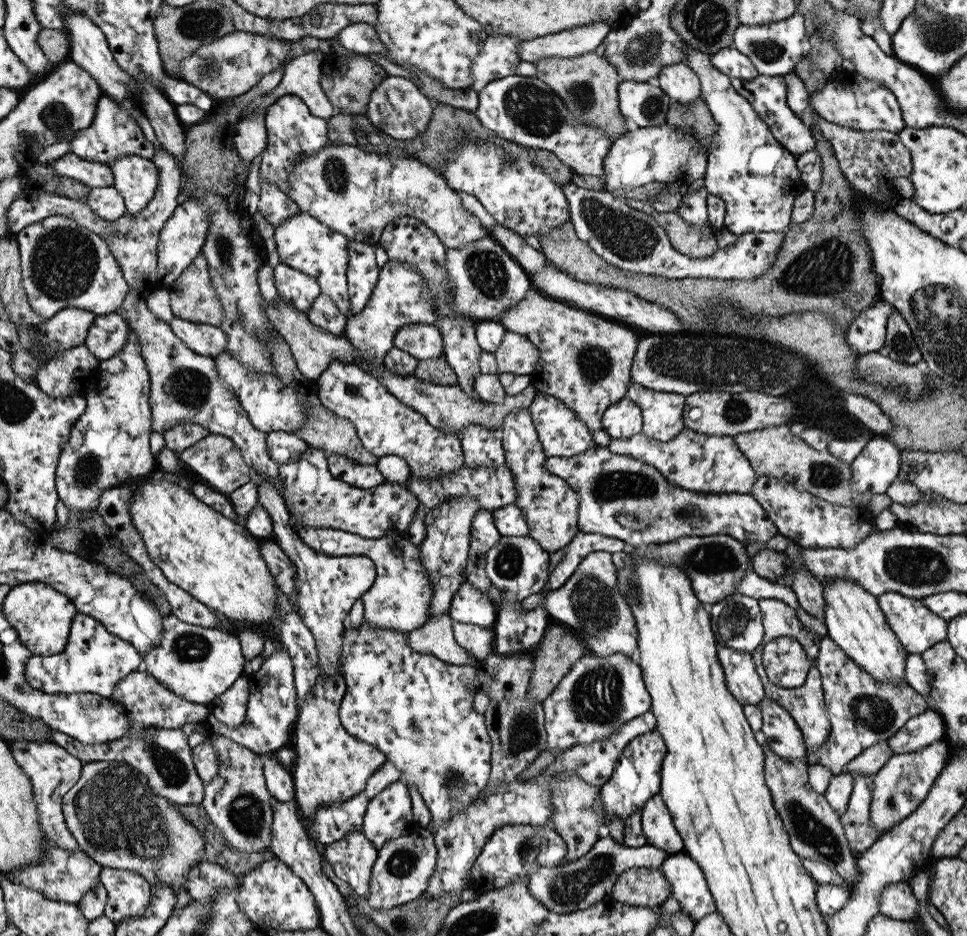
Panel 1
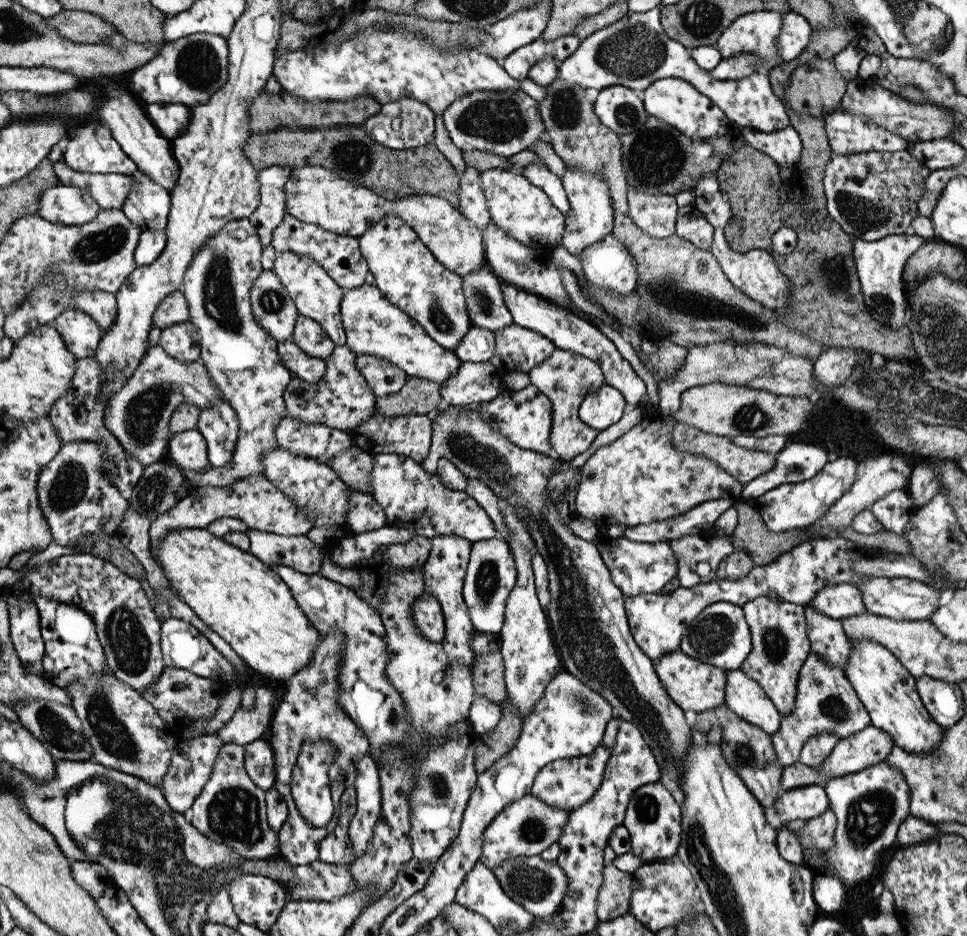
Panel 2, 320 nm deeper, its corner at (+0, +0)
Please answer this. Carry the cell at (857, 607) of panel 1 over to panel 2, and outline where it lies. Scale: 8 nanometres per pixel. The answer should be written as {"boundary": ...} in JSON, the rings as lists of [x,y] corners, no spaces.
{"boundary":[[[869,638],[853,640],[851,642],[850,659],[848,659],[844,671],[854,691],[858,693],[858,699],[864,703],[866,711],[870,715],[870,718],[872,718],[872,726],[890,735],[892,741],[894,741],[894,745],[914,754],[935,752],[939,748],[945,728],[937,724],[924,707],[916,691],[917,679],[902,667],[902,663],[885,646]]]}

